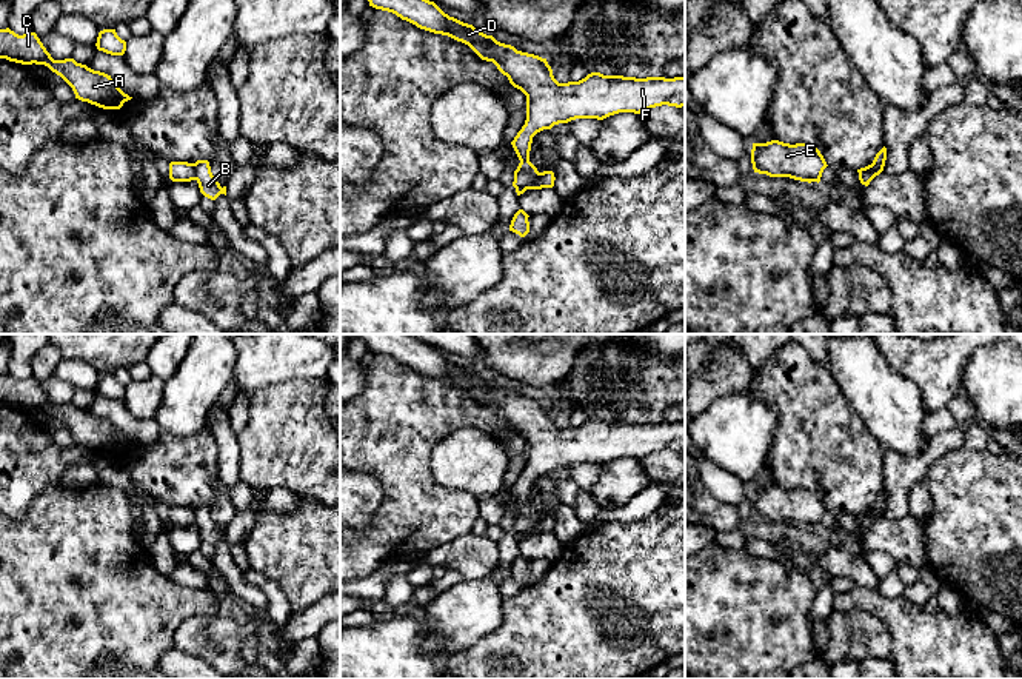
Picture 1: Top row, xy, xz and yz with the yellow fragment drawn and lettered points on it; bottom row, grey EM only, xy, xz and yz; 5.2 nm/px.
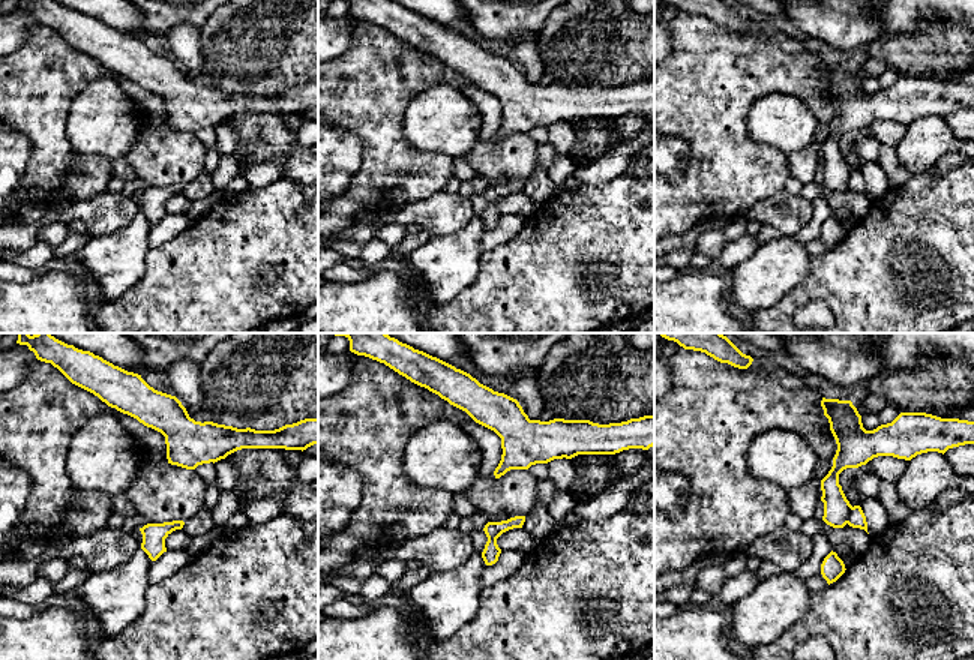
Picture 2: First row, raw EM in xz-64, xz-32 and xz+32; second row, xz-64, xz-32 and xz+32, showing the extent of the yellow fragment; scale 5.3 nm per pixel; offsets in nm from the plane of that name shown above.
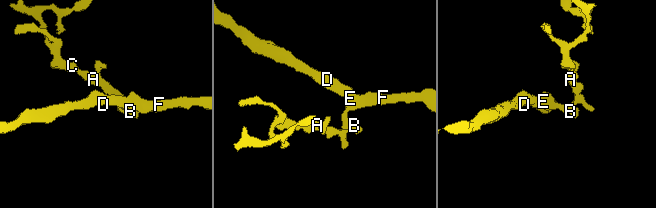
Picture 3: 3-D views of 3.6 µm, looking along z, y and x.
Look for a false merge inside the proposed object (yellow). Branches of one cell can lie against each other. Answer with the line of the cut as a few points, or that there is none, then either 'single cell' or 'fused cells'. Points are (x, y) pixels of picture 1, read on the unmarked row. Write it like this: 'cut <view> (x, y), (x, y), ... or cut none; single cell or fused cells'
cut xy (193, 508), (196, 524); fused cells

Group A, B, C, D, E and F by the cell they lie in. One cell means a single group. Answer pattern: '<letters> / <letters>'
A B C / D E F

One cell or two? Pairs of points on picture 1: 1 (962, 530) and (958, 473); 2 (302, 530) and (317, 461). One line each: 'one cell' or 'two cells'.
1: one cell
2: two cells

